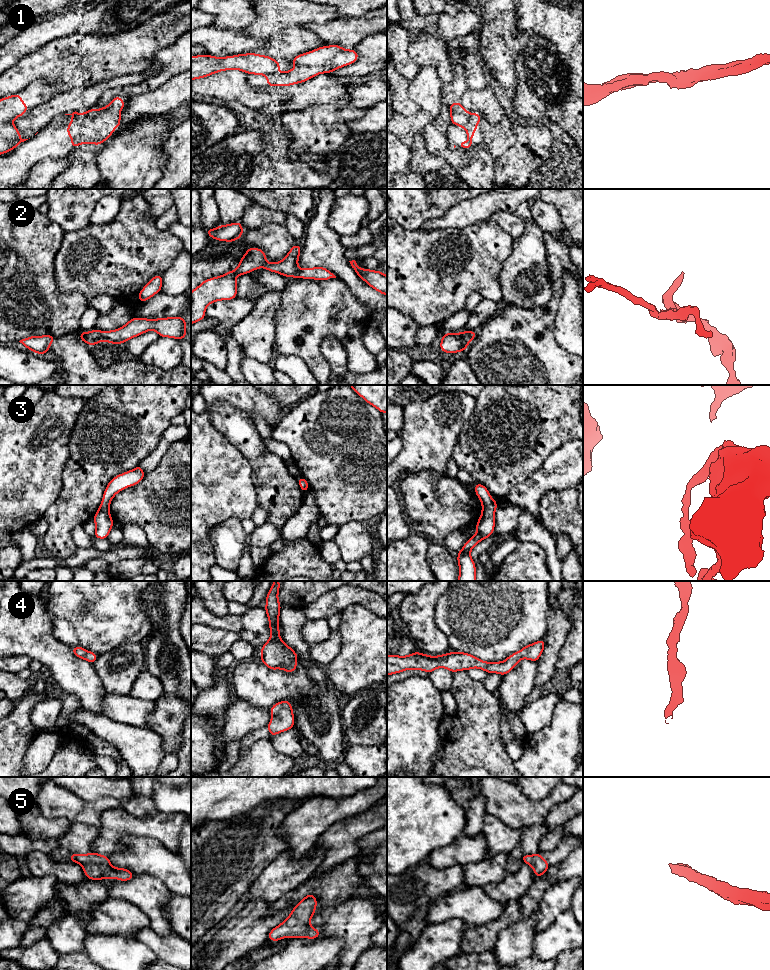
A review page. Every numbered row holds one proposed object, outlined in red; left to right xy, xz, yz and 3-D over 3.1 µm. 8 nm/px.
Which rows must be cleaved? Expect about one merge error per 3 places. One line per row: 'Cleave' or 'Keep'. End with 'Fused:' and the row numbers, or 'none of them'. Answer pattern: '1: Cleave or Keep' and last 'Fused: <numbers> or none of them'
1: Cleave
2: Keep
3: Keep
4: Keep
5: Keep
Fused: 1

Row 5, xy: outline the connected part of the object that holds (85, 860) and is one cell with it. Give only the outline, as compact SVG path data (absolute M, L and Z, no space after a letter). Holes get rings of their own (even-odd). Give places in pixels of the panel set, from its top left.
M95 852L89 854L74 854L68 858L72 862L80 864L86 874L87 879L118 879L129 881L134 874L125 868L115 868L111 865L108 856L100 855Z

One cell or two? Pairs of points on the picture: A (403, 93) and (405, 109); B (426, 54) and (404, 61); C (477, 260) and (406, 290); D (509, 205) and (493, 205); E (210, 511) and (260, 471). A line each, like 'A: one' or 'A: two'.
A: one
B: two
C: one
D: one
E: two

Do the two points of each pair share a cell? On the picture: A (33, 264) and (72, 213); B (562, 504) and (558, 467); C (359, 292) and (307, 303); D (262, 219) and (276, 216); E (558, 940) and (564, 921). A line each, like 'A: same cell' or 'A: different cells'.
A: different cells
B: different cells
C: different cells
D: same cell
E: same cell

